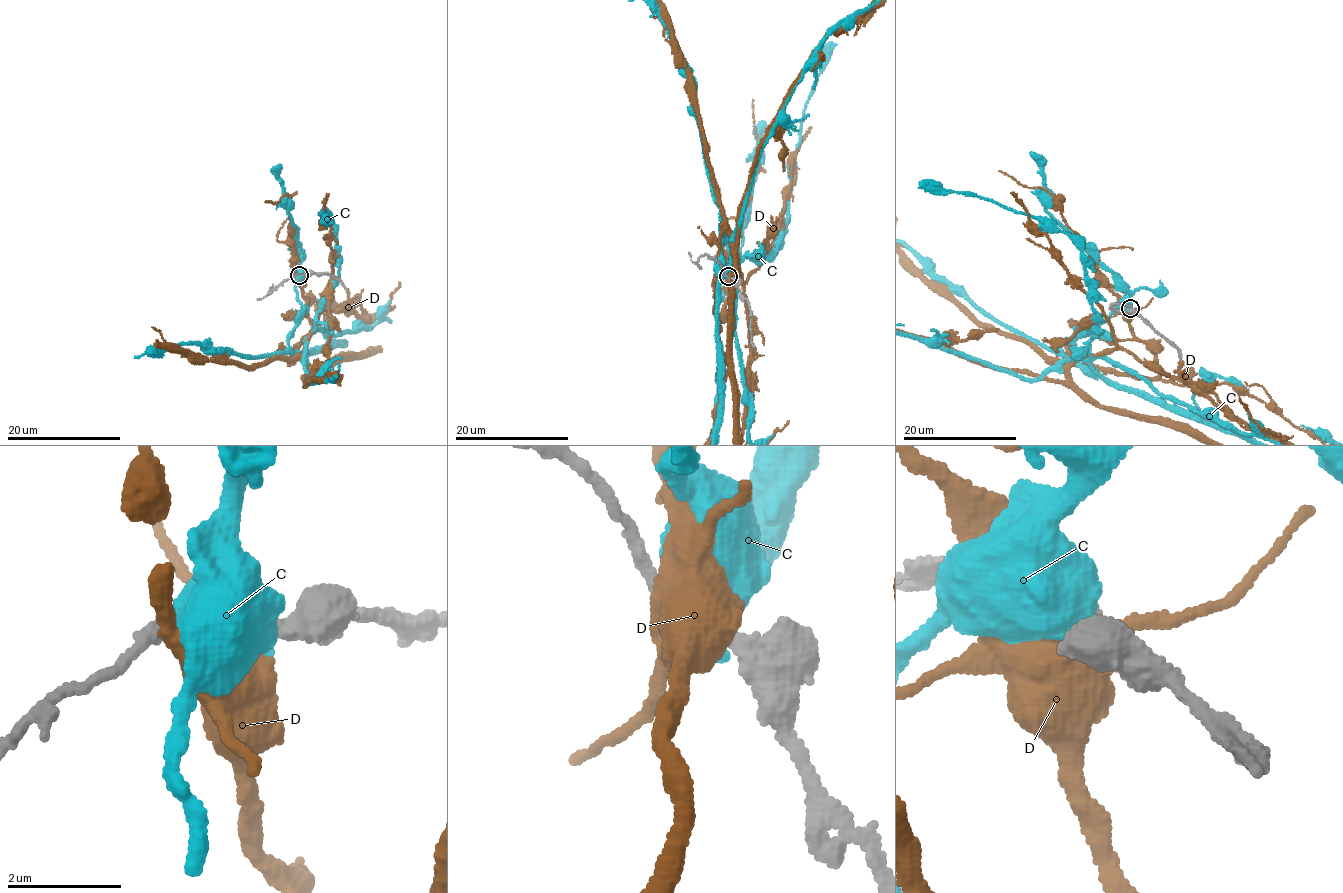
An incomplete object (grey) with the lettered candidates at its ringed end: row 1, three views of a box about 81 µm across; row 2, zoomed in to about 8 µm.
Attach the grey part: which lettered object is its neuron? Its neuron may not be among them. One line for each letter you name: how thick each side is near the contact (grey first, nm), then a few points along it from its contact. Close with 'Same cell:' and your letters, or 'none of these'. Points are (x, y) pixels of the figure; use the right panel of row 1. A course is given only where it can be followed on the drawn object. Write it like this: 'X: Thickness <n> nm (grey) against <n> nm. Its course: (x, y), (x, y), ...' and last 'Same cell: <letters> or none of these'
D: Thickness 200 nm (grey) against 700 nm
Same cell: D

